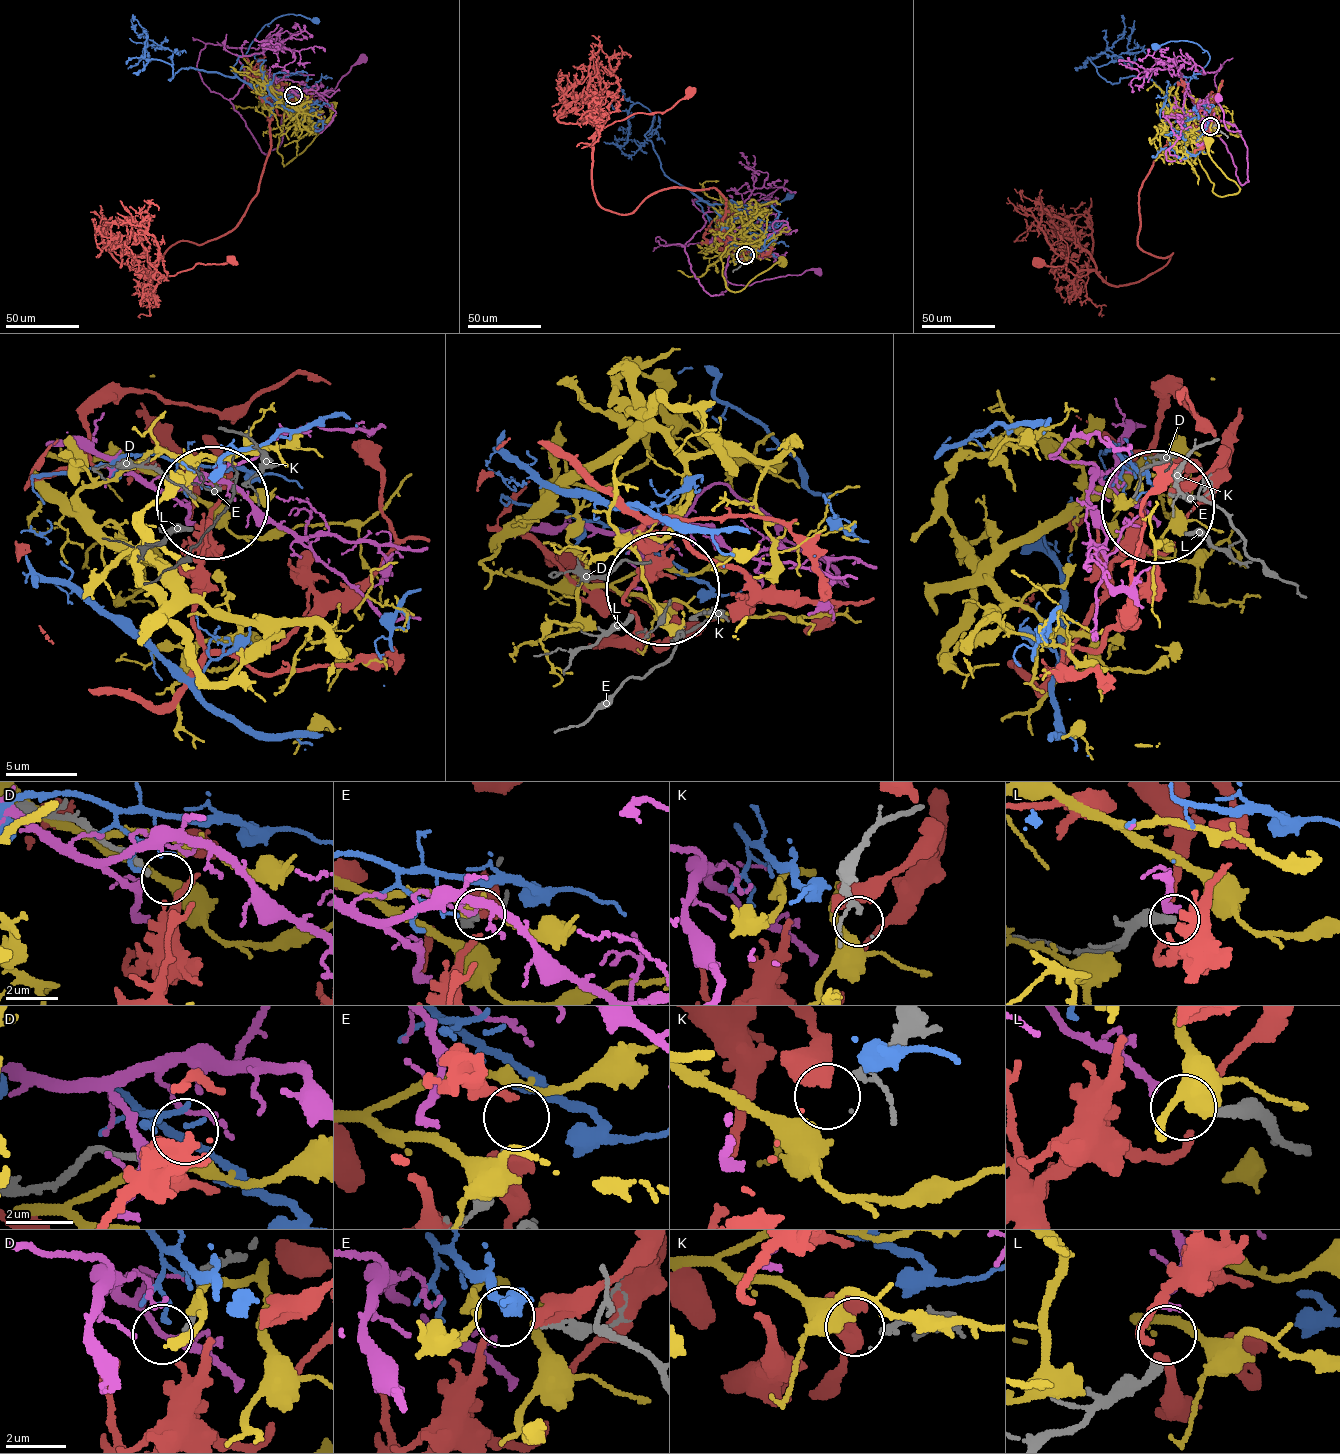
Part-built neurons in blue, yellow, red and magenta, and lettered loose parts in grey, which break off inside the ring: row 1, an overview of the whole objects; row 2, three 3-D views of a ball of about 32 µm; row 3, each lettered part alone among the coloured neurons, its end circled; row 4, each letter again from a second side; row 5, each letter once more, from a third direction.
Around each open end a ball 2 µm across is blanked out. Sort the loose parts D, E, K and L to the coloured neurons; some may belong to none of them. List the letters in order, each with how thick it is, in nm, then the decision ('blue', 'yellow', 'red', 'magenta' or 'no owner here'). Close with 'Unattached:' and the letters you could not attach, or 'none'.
D: calibre 200 nm; no owner here
E: calibre 200 nm; no owner here
K: calibre 160 nm; yellow
L: calibre 320 nm; magenta
Unattached: D, E

